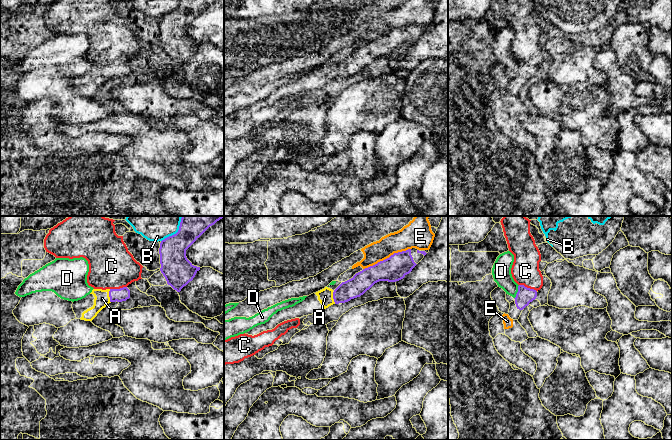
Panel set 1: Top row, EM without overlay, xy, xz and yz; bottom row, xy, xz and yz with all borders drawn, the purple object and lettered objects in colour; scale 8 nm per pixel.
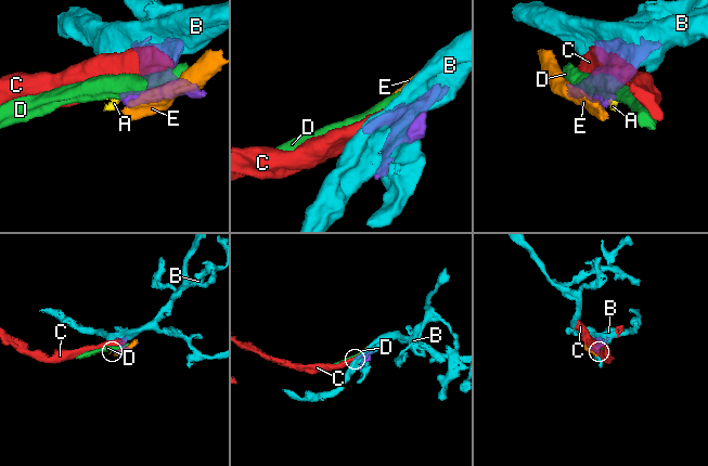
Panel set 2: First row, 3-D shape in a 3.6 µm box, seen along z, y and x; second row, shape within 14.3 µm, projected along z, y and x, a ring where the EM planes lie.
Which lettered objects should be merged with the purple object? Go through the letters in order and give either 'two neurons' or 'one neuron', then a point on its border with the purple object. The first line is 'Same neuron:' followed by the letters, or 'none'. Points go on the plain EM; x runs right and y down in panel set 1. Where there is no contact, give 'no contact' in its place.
Same neuron: A
A: one neuron; meets purple in xy at (109, 72)
B: two neurons; meets purple in xy at (172, 11)
C: two neurons; meets purple in yz at (528, 64)
D: two neurons; meets purple in yz at (517, 68)
E: two neurons; meets purple in xz at (387, 34)

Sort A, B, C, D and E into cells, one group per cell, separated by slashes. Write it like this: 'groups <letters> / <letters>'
groups A / B / C / D / E

